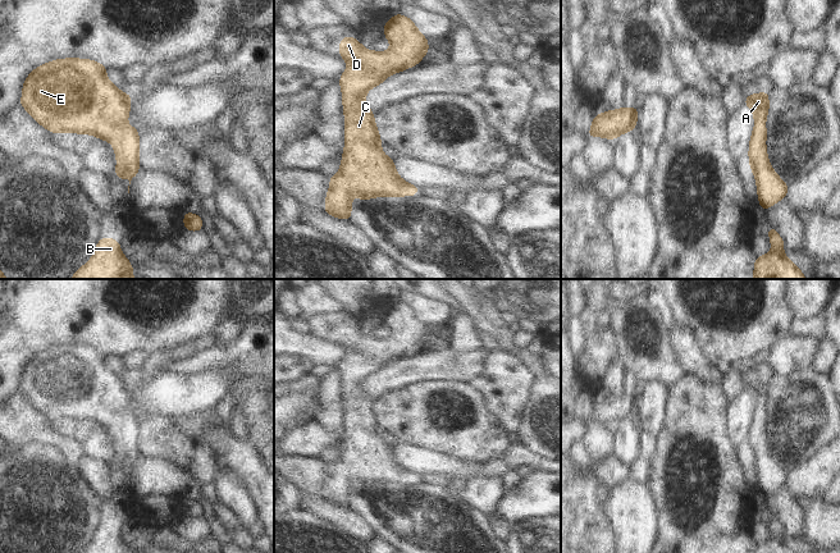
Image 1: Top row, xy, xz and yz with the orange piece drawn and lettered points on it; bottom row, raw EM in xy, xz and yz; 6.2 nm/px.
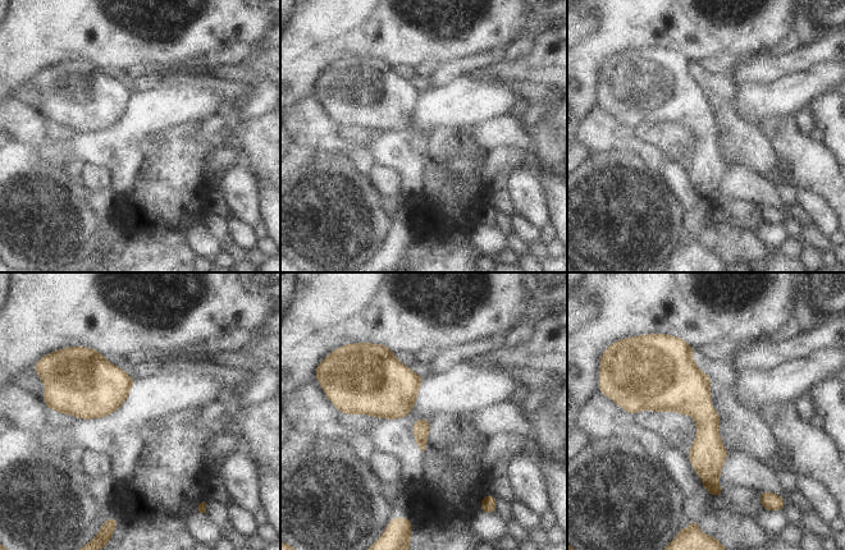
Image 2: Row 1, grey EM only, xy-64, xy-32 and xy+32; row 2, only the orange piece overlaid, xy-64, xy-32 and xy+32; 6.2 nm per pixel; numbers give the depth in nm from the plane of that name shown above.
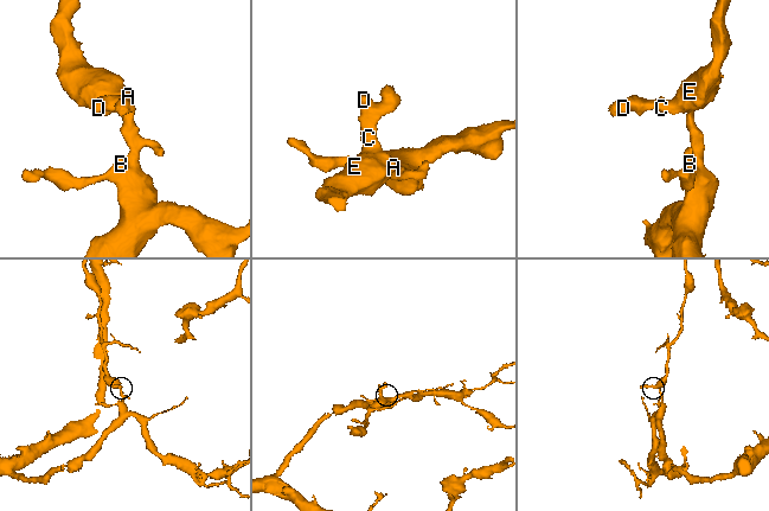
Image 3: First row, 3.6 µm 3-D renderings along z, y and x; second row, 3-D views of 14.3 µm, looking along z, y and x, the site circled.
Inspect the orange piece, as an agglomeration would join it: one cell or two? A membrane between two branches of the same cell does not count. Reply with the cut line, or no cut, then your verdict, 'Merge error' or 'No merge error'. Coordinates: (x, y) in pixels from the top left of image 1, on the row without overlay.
No split. No merge error.

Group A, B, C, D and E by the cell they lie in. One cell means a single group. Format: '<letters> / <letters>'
A B C D E

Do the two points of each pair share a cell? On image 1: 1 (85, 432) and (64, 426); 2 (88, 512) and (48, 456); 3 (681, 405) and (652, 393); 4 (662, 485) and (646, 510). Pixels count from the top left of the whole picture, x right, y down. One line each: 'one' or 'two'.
1: one
2: one
3: two
4: two

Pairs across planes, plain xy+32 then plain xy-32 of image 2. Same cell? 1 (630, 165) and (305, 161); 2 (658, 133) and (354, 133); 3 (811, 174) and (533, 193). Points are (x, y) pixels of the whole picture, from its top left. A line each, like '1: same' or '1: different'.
1: different
2: same
3: different

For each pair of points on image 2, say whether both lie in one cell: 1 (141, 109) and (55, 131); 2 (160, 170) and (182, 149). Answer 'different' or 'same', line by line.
1: different
2: same

